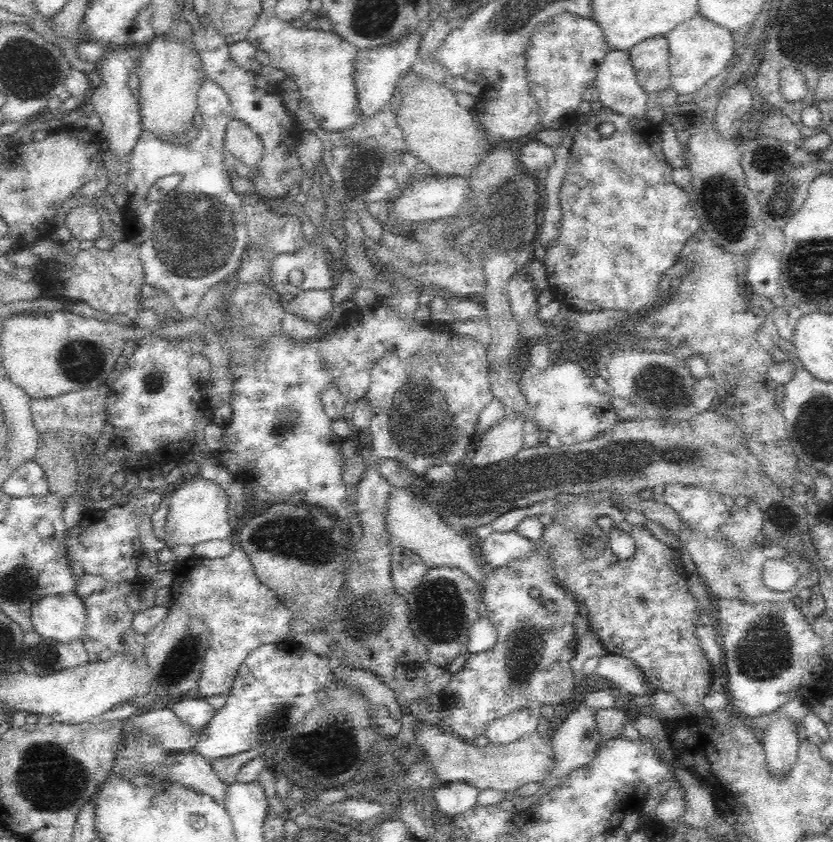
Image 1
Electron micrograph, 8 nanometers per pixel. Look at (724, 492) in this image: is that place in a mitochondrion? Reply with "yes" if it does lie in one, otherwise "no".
no

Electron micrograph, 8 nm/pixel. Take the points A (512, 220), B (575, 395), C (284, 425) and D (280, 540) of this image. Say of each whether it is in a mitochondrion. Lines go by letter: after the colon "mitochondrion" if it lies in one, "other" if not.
A: mitochondrion
B: other
C: mitochondrion
D: mitochondrion

